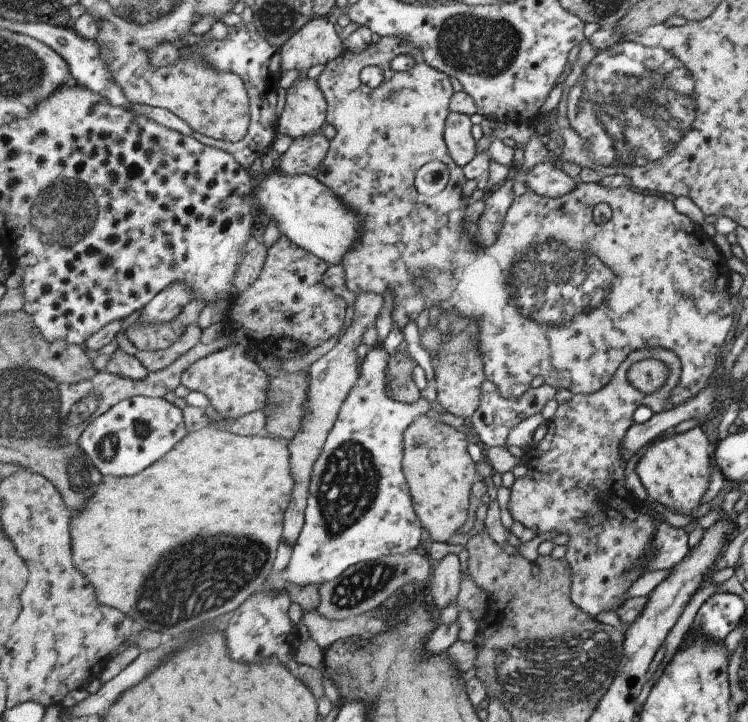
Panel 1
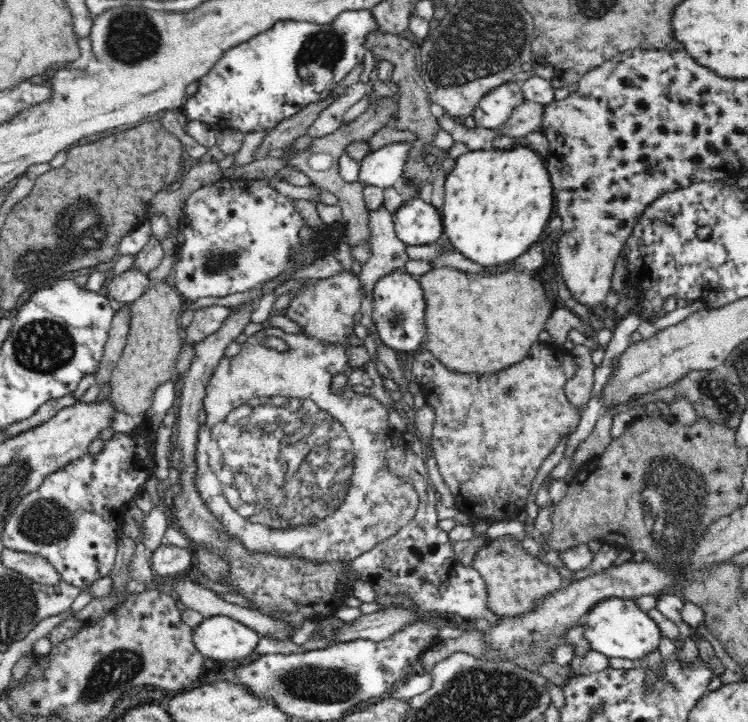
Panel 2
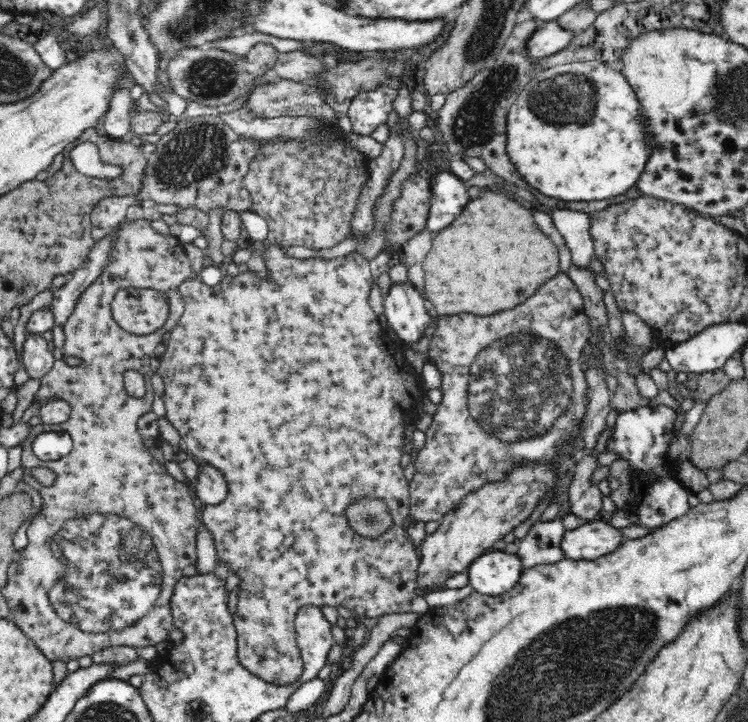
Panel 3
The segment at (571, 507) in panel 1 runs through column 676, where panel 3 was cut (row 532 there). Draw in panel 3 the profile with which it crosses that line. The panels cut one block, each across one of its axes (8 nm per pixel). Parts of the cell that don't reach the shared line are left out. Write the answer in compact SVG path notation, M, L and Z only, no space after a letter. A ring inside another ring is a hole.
M368 496L348 508L348 522L362 538L378 538L392 528L390 512L382 500L368 500Z

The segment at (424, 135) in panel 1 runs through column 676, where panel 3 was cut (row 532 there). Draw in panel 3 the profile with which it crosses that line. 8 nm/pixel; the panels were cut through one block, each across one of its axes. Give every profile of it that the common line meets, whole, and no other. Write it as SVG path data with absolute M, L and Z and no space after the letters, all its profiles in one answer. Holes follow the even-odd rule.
M268 244L262 252L262 258L266 262L266 270L270 276L262 280L258 272L248 270L240 276L224 274L222 282L218 286L206 286L198 278L190 278L182 282L180 296L186 304L184 316L176 324L176 328L170 332L170 340L166 342L168 350L160 358L160 370L158 374L164 380L164 402L166 402L166 418L172 422L172 426L182 436L184 450L190 454L190 458L204 462L208 466L218 468L226 482L228 482L228 498L220 502L220 506L206 506L202 510L202 524L212 534L214 546L218 550L218 564L230 566L230 574L236 574L242 578L242 588L238 596L238 606L234 612L234 630L238 632L238 658L240 664L250 670L254 676L262 678L264 682L276 684L276 686L288 686L294 684L302 672L304 672L304 660L300 646L296 644L296 614L302 606L344 606L350 608L354 614L366 616L366 618L382 618L388 614L420 614L424 616L430 610L430 604L424 600L424 596L418 592L418 572L420 572L420 554L414 542L404 532L406 518L410 518L410 486L404 478L404 470L400 466L402 454L404 454L404 408L402 398L424 398L424 386L420 384L420 376L414 372L412 364L408 362L404 350L400 348L400 342L392 342L384 326L378 322L378 314L370 306L370 292L372 292L372 274L370 274L370 262L362 258L358 252L352 252L348 256L336 258L336 260L298 260L286 254L286 248ZM360 500L382 500L390 512L390 520L394 522L390 530L386 530L378 538L362 538L358 536L350 522L348 522L348 508Z

